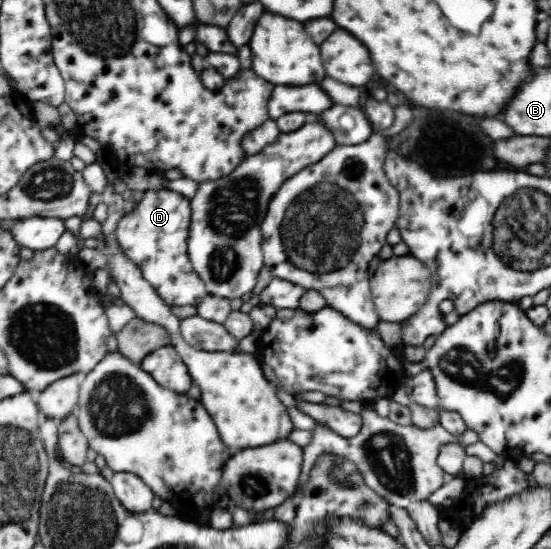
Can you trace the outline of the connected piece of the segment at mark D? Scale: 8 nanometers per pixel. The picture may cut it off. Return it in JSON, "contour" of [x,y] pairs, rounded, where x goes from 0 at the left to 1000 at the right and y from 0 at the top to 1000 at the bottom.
{"contour":[[[303,344],[265,348],[229,379],[211,410],[211,437],[225,463],[247,479],[260,505],[305,557],[358,559],[377,536],[370,512],[348,488],[341,421],[348,377],[330,352]]]}

